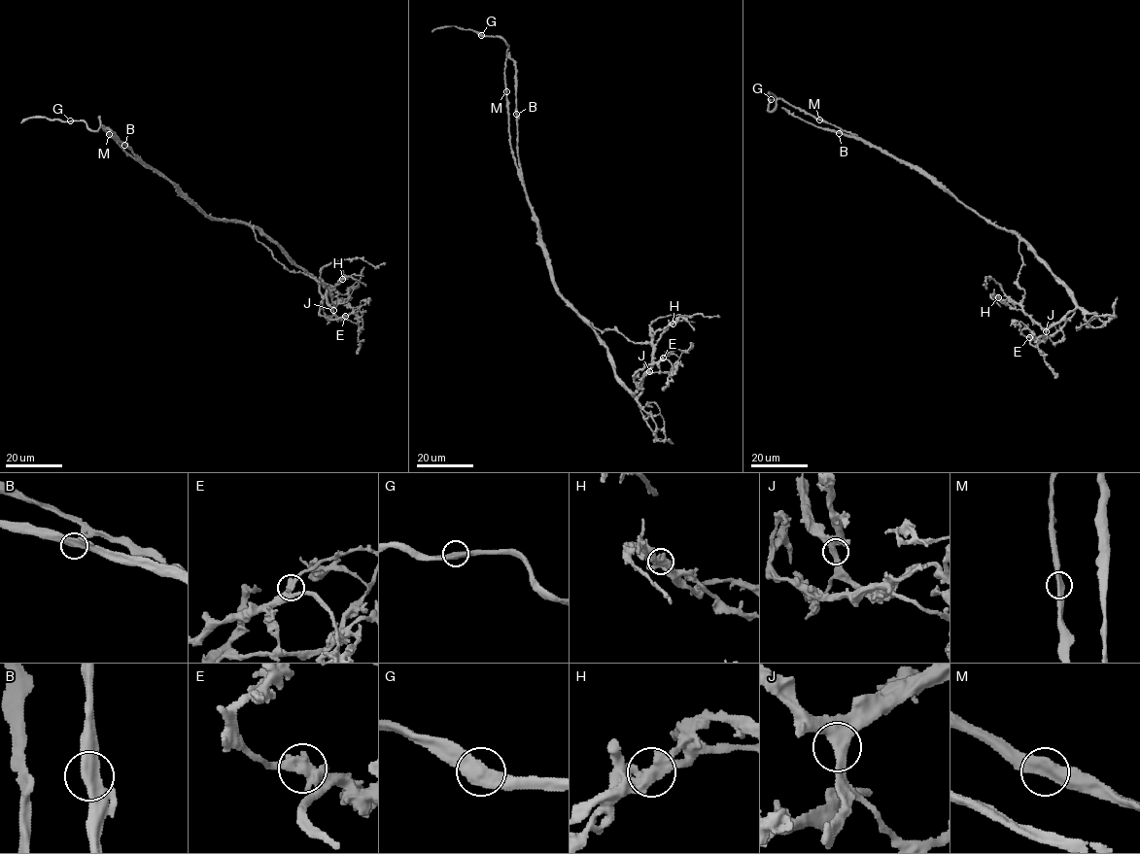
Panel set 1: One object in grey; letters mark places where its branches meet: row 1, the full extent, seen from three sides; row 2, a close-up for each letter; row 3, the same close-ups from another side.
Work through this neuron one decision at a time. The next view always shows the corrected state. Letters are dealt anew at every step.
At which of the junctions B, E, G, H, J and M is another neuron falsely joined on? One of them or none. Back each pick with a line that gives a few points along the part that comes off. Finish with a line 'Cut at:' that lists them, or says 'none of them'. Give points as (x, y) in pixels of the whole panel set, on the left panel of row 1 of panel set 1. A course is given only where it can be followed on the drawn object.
H: foreign part runs (343, 279), (286, 268), (248, 224), (200, 211), (127, 155), (99, 118), (96, 130), (21, 122)
Cut at: H

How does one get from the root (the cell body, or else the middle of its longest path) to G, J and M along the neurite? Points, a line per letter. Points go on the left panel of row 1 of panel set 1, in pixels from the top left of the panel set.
G: (180, 195), (174, 185), (127, 155), (104, 130), (99, 118), (96, 130), (92, 130), (83, 121), (71, 121)
J: (180, 195), (212, 217), (247, 223), (255, 239), (289, 270), (310, 275), (324, 283), (329, 290), (333, 310)
M: (180, 195), (174, 185), (127, 155), (109, 134)

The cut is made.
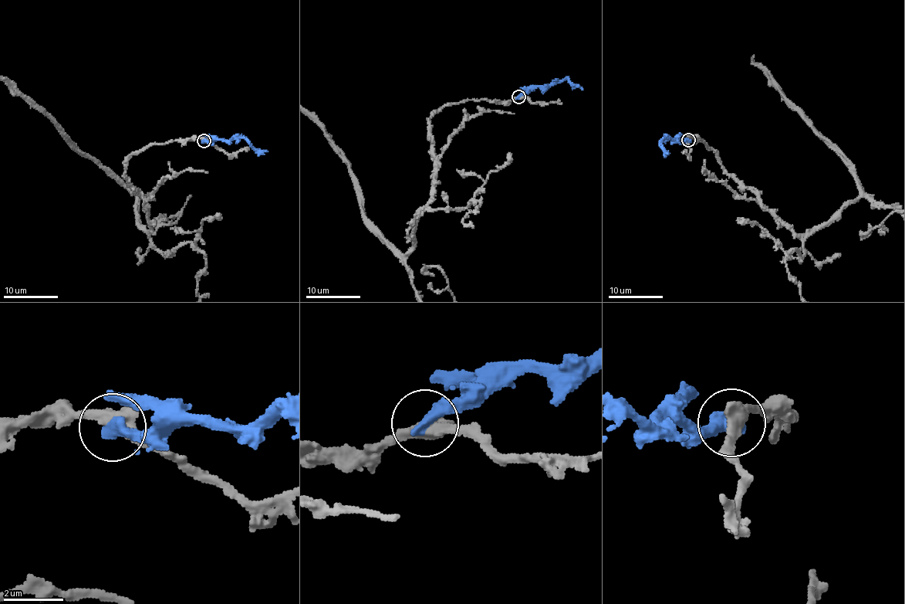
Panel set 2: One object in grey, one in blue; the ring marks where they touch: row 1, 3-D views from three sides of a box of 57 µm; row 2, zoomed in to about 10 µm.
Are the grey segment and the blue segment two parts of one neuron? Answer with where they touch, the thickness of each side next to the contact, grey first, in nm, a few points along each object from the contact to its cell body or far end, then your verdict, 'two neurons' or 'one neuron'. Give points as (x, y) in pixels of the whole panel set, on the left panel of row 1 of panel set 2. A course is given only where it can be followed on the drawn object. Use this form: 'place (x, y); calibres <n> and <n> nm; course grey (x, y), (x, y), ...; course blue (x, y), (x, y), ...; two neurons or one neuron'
place (204, 140); calibres 480 and 480 nm; course grey (204, 140), (151, 143), (128, 161), (145, 229), (138, 199), (2, 79); course blue (204, 140), (213, 142), (238, 137), (256, 149), (268, 151); two neurons

